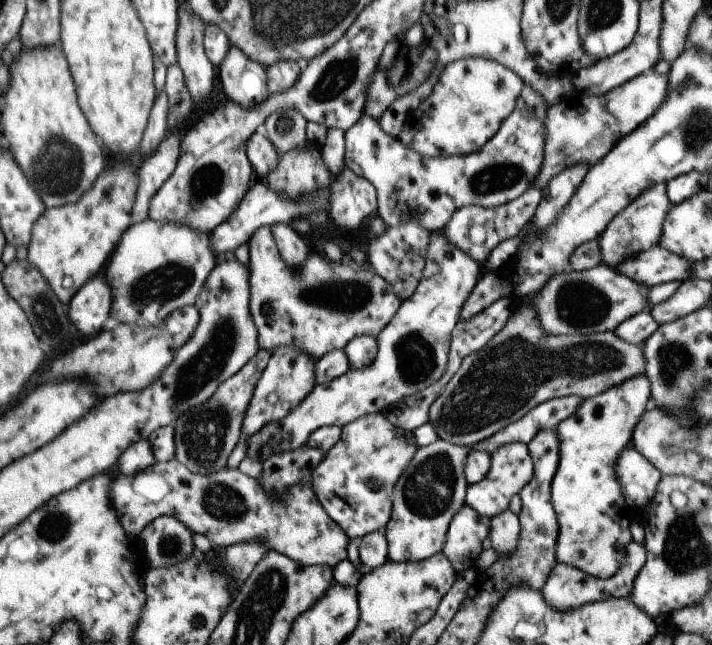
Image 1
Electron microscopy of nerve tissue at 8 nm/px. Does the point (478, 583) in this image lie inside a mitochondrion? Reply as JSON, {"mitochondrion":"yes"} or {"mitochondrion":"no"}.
{"mitochondrion":"no"}

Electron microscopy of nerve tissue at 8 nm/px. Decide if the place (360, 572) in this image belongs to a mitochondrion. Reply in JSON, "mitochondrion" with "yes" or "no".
{"mitochondrion":"no"}

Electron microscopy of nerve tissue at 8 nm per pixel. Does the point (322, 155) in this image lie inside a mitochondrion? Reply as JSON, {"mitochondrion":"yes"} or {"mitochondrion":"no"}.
{"mitochondrion":"no"}

